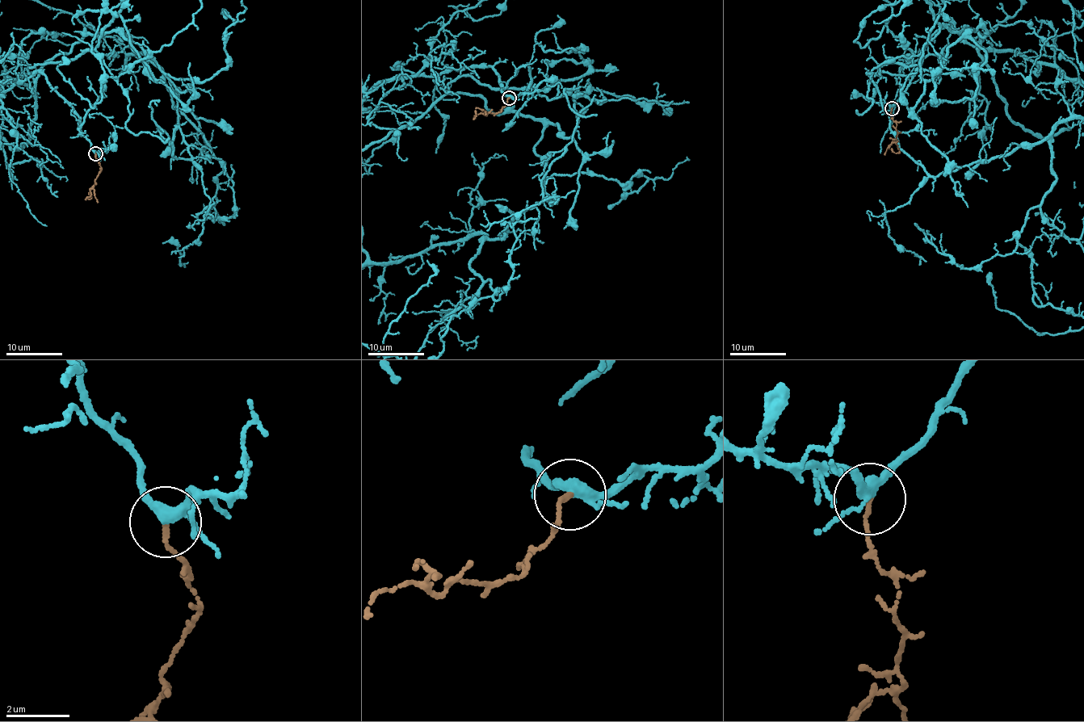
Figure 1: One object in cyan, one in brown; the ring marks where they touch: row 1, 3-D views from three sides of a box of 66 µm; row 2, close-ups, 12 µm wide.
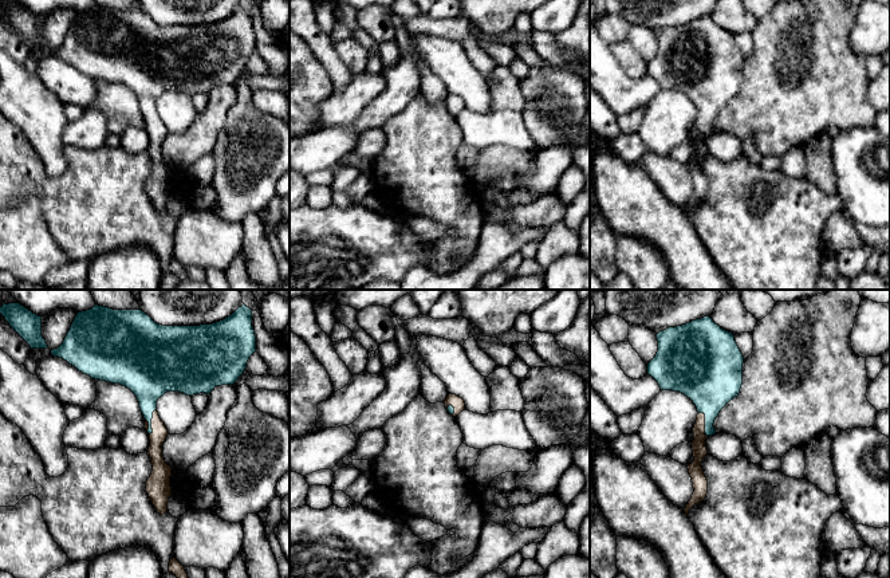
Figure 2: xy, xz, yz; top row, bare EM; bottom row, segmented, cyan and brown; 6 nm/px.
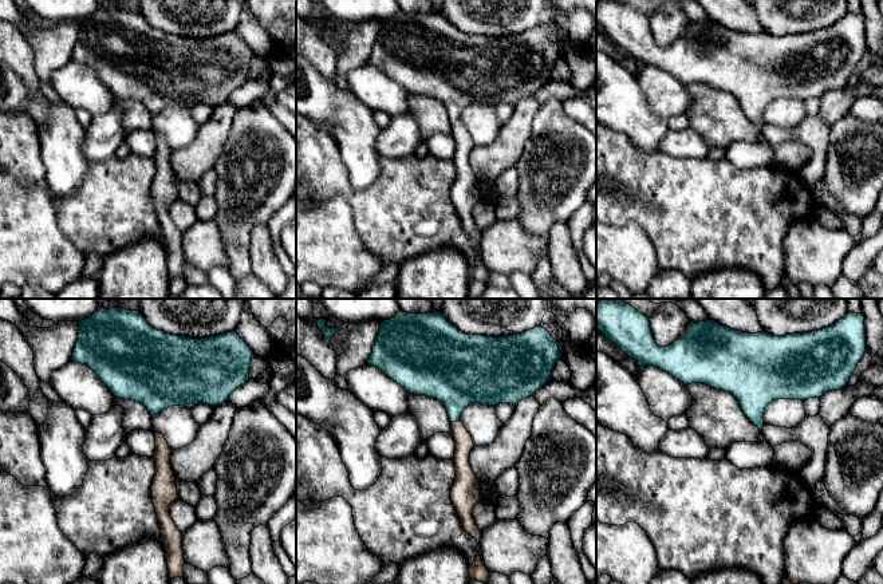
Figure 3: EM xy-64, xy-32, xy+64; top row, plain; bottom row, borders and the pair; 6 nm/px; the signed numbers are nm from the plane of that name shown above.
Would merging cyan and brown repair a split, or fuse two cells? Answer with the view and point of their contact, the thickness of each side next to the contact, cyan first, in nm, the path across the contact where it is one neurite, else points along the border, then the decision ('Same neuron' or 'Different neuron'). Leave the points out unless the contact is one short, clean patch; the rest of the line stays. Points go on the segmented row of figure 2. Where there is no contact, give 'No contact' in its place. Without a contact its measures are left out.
Touches cyan at xy (150, 421). Thickness 240 nm (cyan) against 90 nm. Path across: xy (149, 380), (150, 421), (160, 432). Same neuron

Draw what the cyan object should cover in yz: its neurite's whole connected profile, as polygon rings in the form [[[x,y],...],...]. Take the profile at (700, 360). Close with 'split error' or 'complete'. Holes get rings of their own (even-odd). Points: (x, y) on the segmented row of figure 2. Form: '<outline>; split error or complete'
[[[710,316],[659,331],[657,341],[658,351],[647,365],[647,374],[658,382],[661,390],[685,394],[693,401],[698,412],[692,443],[694,461],[688,465],[694,492],[684,508],[689,516],[689,510],[706,498],[708,480],[701,467],[702,459],[708,455],[705,440],[716,433],[713,424],[720,410],[740,393],[744,357],[735,335],[716,325]]]; split error

